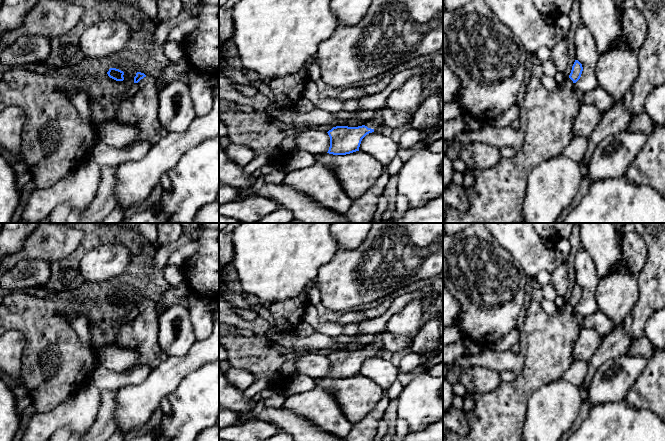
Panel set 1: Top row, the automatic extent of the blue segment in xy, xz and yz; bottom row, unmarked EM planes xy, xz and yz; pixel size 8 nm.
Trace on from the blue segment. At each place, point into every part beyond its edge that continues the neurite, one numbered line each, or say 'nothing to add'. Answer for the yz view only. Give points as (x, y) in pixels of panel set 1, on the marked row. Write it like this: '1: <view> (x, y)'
1: yz (546, 117)

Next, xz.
1: xz (377, 119)

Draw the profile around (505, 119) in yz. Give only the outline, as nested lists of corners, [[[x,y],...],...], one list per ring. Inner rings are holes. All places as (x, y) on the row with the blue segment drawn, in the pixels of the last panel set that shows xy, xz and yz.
[[[514,105],[506,112],[492,119],[489,124],[497,128],[504,128],[506,126],[509,126],[514,120],[518,119],[519,113],[520,107],[518,105]]]

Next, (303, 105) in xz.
[[[302,96],[296,103],[295,110],[298,112],[310,112],[315,109],[314,104],[305,96]]]

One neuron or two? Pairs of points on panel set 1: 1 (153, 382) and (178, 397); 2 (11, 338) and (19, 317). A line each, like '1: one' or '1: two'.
1: two
2: two

